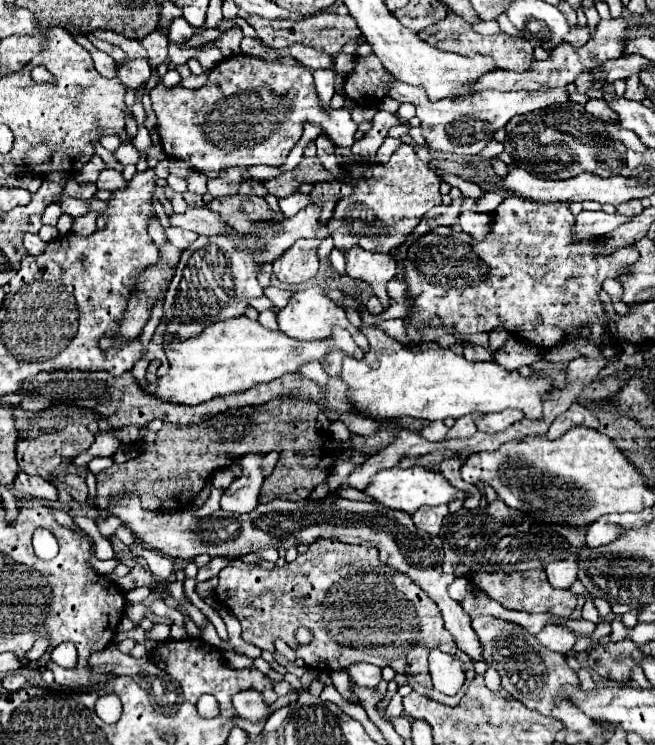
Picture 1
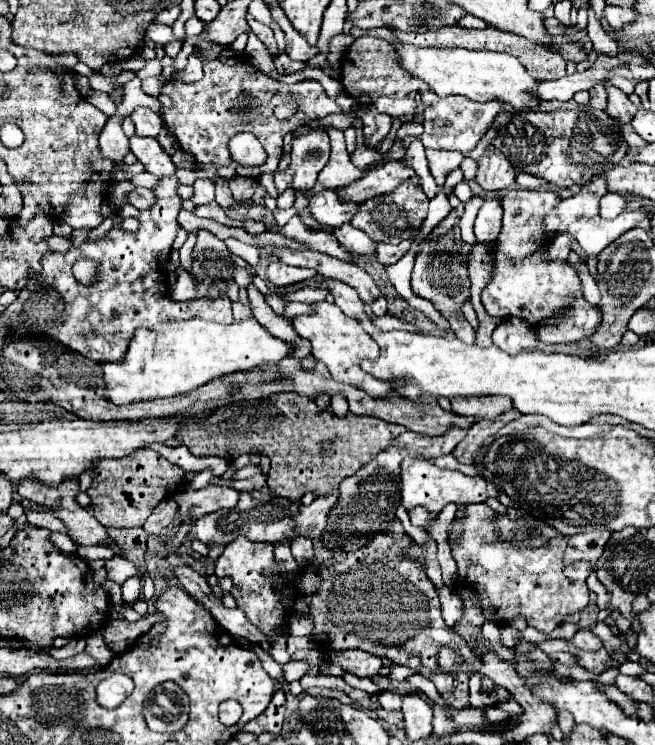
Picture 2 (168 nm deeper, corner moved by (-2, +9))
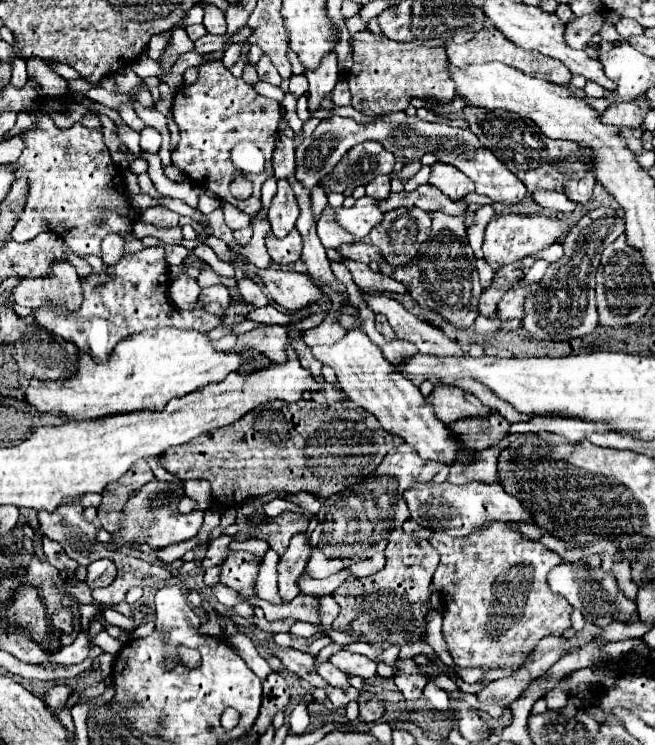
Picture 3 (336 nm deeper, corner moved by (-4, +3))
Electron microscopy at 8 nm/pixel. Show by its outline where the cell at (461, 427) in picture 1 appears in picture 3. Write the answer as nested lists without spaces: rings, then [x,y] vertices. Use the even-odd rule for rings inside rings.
[[[402,443],[400,447],[394,447],[392,451],[388,451],[388,455],[384,455],[384,461],[372,475],[324,499],[316,517],[318,525],[312,531],[312,555],[306,565],[306,573],[314,579],[324,579],[344,569],[352,561],[368,559],[374,553],[384,551],[388,543],[388,531],[402,527],[402,523],[410,517],[402,493],[414,481],[430,481],[442,467],[444,463],[420,459],[420,455],[416,455],[416,451],[408,447],[408,443]]]

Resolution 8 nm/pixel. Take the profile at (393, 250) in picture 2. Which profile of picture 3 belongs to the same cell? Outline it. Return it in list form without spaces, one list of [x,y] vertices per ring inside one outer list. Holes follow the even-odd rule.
[[[352,243],[352,245],[344,245],[338,247],[338,253],[342,253],[342,257],[346,259],[354,259],[354,261],[362,261],[362,263],[384,263],[384,257],[380,255],[378,249],[364,245],[364,243]]]

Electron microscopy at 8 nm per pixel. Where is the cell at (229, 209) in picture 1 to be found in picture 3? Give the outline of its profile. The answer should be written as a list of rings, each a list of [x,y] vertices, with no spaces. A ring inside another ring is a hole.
[[[342,257],[342,263],[350,269],[352,279],[358,287],[362,289],[370,289],[376,287],[380,291],[390,291],[390,293],[406,293],[406,287],[402,283],[398,283],[394,277],[386,277],[382,273],[374,273],[368,265],[360,263],[360,261],[348,261],[346,257]]]

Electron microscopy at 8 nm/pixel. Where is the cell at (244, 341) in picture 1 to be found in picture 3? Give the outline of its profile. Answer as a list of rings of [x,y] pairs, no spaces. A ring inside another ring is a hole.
[[[162,327],[122,339],[104,363],[96,363],[92,357],[80,353],[80,367],[70,381],[46,383],[32,379],[26,389],[26,401],[38,411],[64,413],[72,419],[96,419],[146,409],[160,411],[170,399],[192,393],[208,383],[218,383],[246,363],[248,357],[244,353],[214,351],[212,339],[202,331]]]

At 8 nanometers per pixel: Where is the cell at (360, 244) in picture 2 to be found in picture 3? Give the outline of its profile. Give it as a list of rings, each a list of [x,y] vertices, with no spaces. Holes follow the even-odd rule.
[[[330,207],[324,209],[324,213],[322,213],[320,221],[318,221],[318,237],[320,237],[320,241],[322,241],[322,245],[324,245],[326,249],[328,249],[328,247],[336,249],[336,247],[340,247],[340,245],[354,243],[352,235],[336,223],[336,219],[334,219]]]

